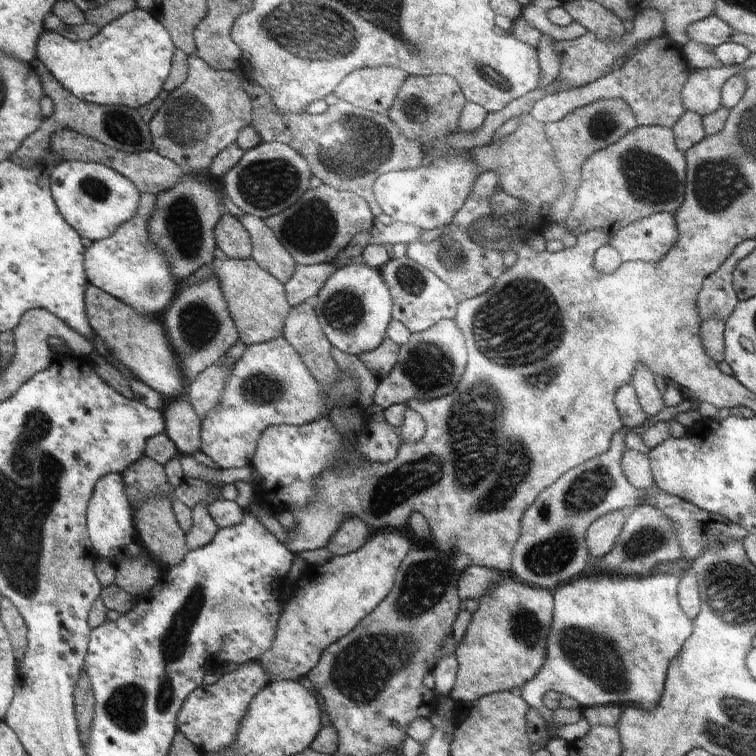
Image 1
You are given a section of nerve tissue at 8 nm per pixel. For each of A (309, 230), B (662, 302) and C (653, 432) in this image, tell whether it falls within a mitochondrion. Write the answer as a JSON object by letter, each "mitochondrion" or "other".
{"A":"mitochondrion","B":"mitochondrion","C":"other"}

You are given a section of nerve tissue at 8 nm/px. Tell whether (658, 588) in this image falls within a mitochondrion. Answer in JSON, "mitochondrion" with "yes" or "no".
{"mitochondrion":"no"}

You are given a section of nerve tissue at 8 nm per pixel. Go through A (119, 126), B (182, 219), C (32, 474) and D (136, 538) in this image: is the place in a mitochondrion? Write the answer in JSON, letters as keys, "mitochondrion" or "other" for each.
{"A":"mitochondrion","B":"mitochondrion","C":"mitochondrion","D":"other"}

